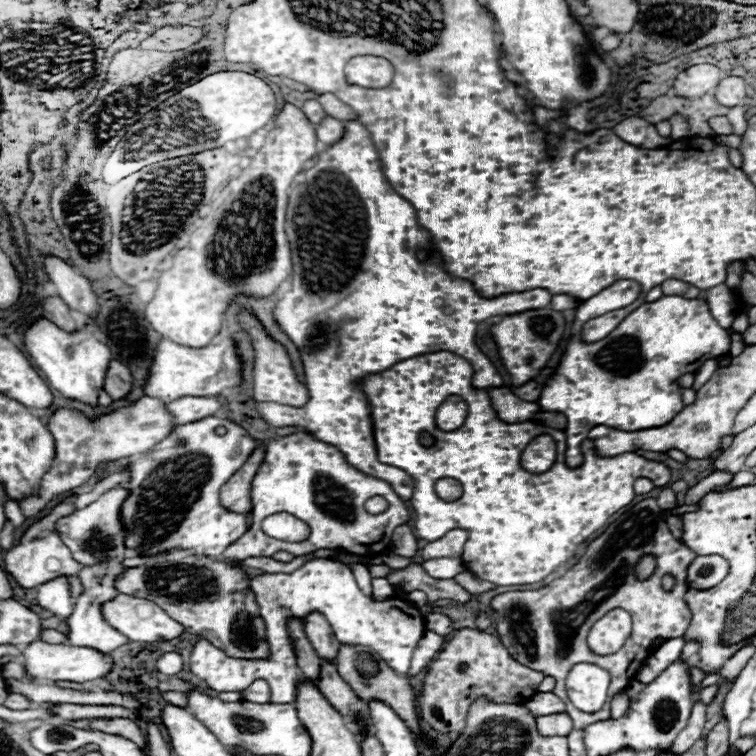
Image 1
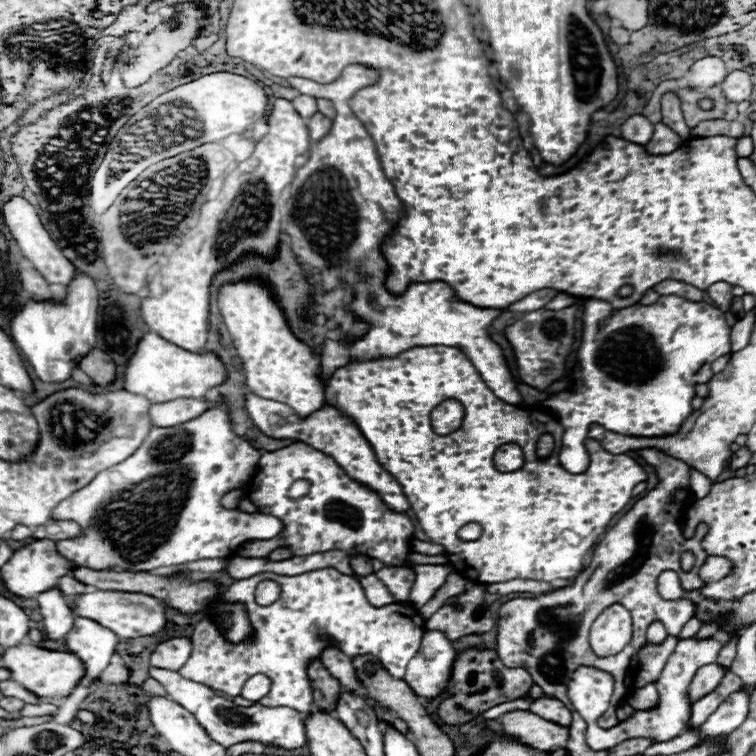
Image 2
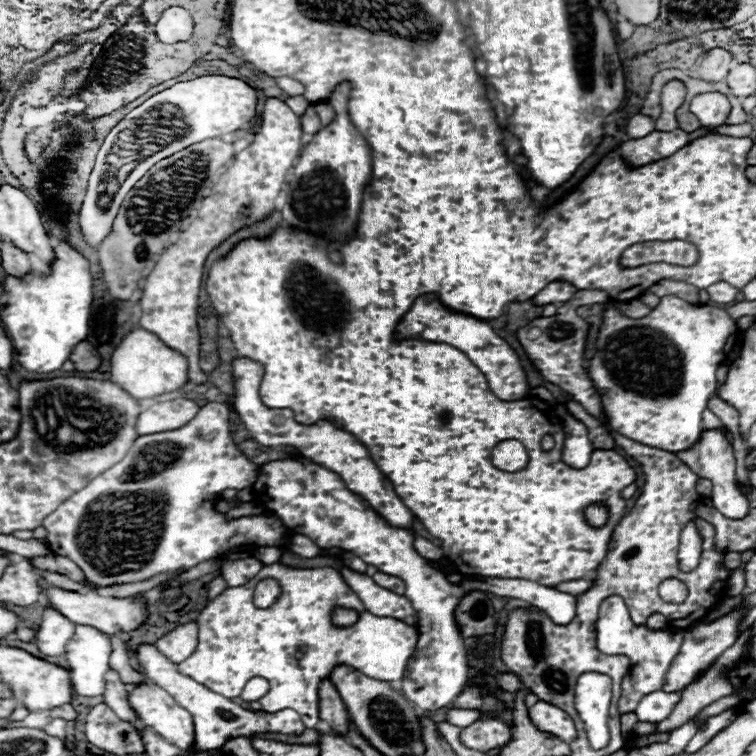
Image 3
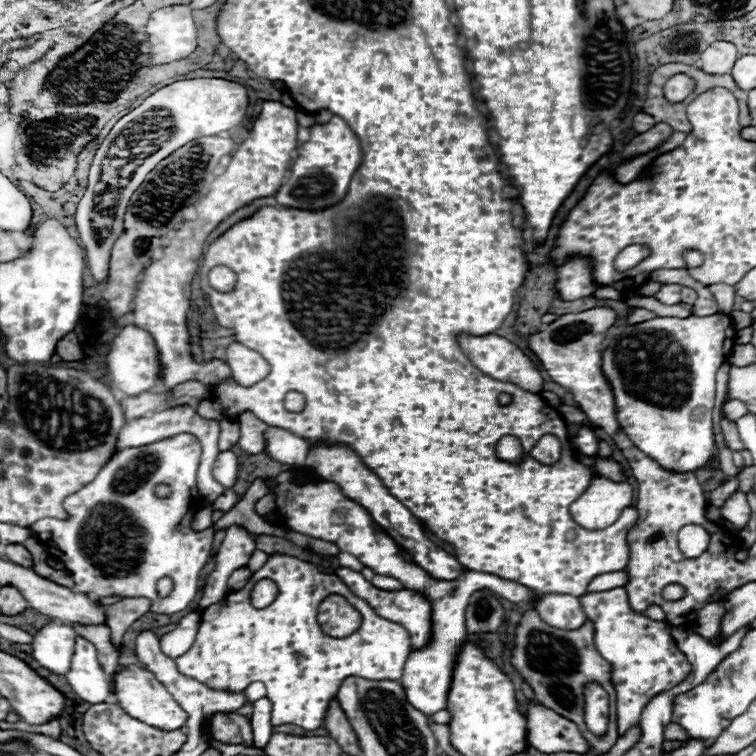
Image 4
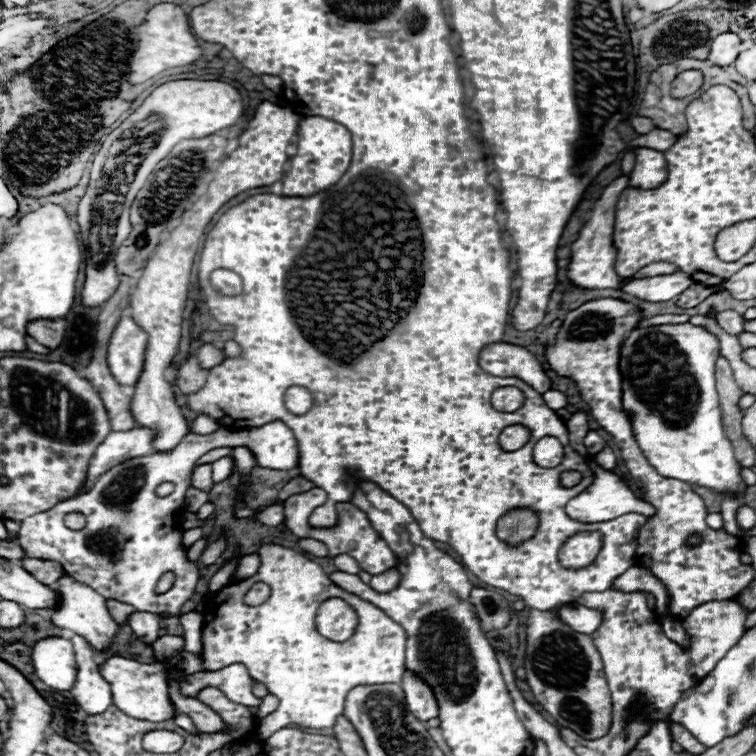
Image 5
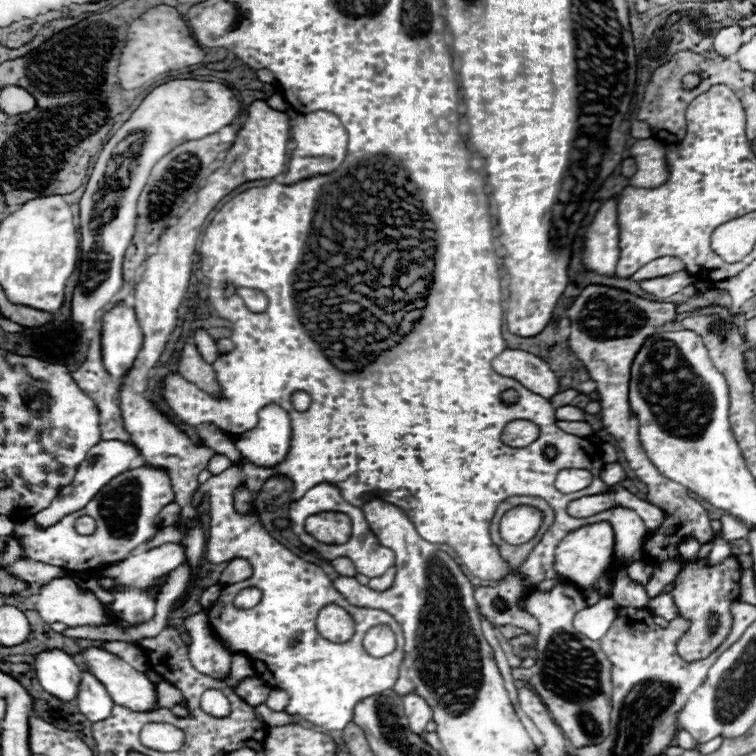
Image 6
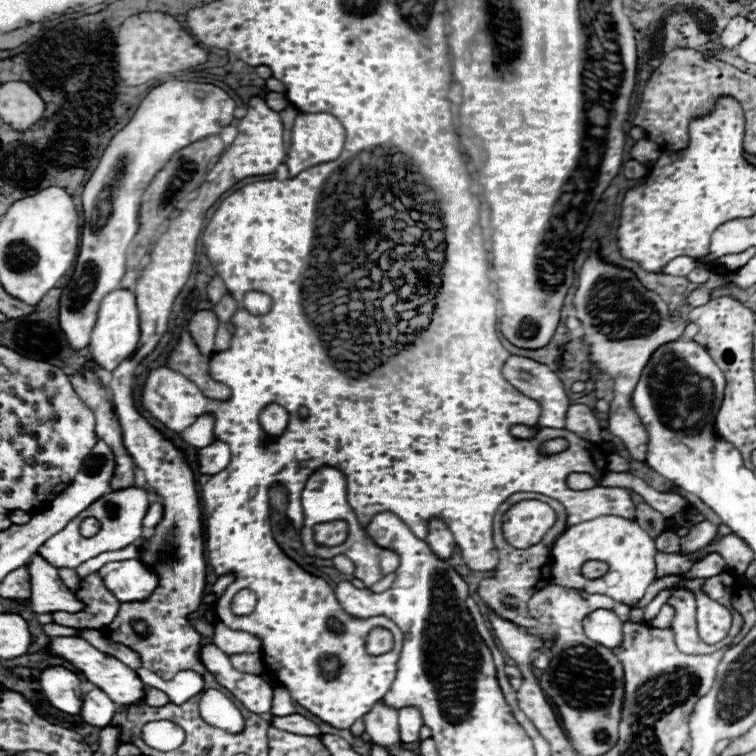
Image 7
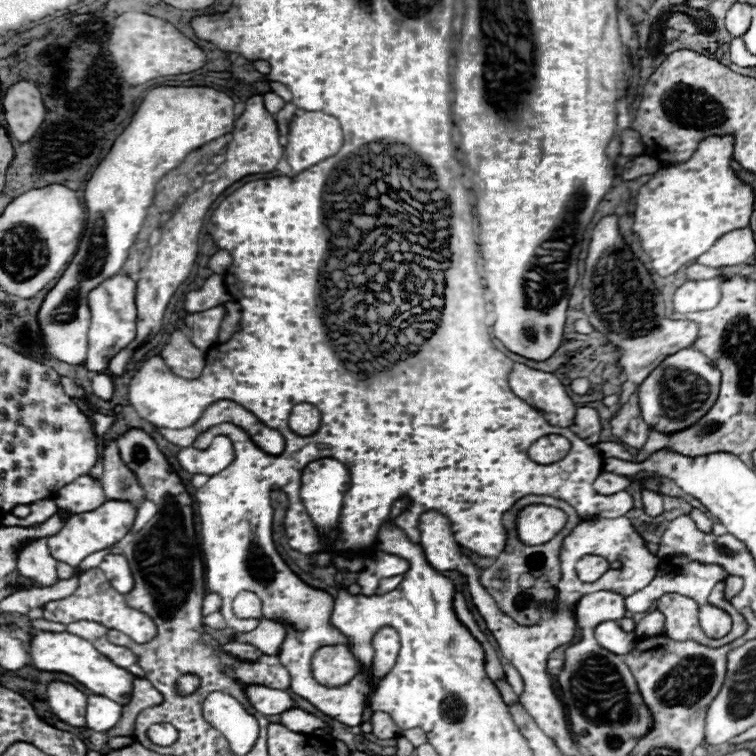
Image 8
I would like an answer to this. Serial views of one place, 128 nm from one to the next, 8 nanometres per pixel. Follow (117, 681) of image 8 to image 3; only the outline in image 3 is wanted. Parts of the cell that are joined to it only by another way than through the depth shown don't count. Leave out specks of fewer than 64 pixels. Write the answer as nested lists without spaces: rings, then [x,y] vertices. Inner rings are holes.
[[[144,682],[130,692],[130,706],[138,718],[170,744],[182,750],[194,748],[194,720],[188,710],[178,706],[172,696],[152,682]]]

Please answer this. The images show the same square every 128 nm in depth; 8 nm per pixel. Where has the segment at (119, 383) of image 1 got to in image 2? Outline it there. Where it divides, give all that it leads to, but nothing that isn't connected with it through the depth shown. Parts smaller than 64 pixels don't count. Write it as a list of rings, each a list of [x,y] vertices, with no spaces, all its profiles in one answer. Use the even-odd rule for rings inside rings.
[[[98,348],[92,350],[92,354],[84,358],[84,362],[80,362],[80,368],[100,386],[110,386],[116,378],[116,364],[108,354]]]

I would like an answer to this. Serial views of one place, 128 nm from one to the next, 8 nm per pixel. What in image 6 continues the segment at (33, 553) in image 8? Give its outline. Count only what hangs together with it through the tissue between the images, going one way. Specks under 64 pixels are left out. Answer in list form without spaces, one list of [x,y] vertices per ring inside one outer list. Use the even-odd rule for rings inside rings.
[[[56,578],[42,586],[36,610],[48,622],[62,622],[68,628],[76,626],[108,626],[114,622],[112,614],[106,612],[104,604],[94,596],[94,592],[84,590],[72,580]]]

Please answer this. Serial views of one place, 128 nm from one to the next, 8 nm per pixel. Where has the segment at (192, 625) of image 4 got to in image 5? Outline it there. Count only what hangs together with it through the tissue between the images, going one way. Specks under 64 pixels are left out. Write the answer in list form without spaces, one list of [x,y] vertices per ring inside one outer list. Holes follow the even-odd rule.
[[[170,634],[160,636],[160,638],[152,644],[152,648],[154,648],[156,658],[168,660],[168,658],[176,656],[180,650],[184,650],[184,636],[170,636]]]

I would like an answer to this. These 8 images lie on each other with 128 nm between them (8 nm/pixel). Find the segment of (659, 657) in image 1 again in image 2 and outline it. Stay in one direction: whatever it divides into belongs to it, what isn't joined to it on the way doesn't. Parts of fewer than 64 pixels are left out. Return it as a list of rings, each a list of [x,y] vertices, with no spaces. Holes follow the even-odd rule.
[[[693,617],[685,624],[684,628],[677,636],[678,639],[686,639],[695,636],[699,631],[701,624],[702,623],[700,622],[700,620],[698,620],[696,617]],[[646,684],[644,688],[634,688],[626,694],[626,702],[634,708],[634,710],[650,710],[652,706],[656,706],[658,702],[658,692],[656,692],[656,684]]]

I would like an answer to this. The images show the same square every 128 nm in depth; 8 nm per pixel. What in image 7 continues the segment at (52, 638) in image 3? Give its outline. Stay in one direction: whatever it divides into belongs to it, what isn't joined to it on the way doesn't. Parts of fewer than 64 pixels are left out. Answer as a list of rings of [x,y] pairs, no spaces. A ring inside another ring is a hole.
[[[48,666],[40,674],[40,684],[52,706],[68,714],[80,714],[84,694],[78,674],[64,666]]]

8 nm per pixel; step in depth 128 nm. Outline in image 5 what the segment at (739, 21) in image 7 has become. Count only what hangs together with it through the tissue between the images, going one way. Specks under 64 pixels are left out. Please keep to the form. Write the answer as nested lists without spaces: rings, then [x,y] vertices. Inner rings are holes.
[[[720,34],[714,38],[708,54],[708,62],[712,66],[732,66],[736,56],[740,54],[740,38],[736,34]]]

